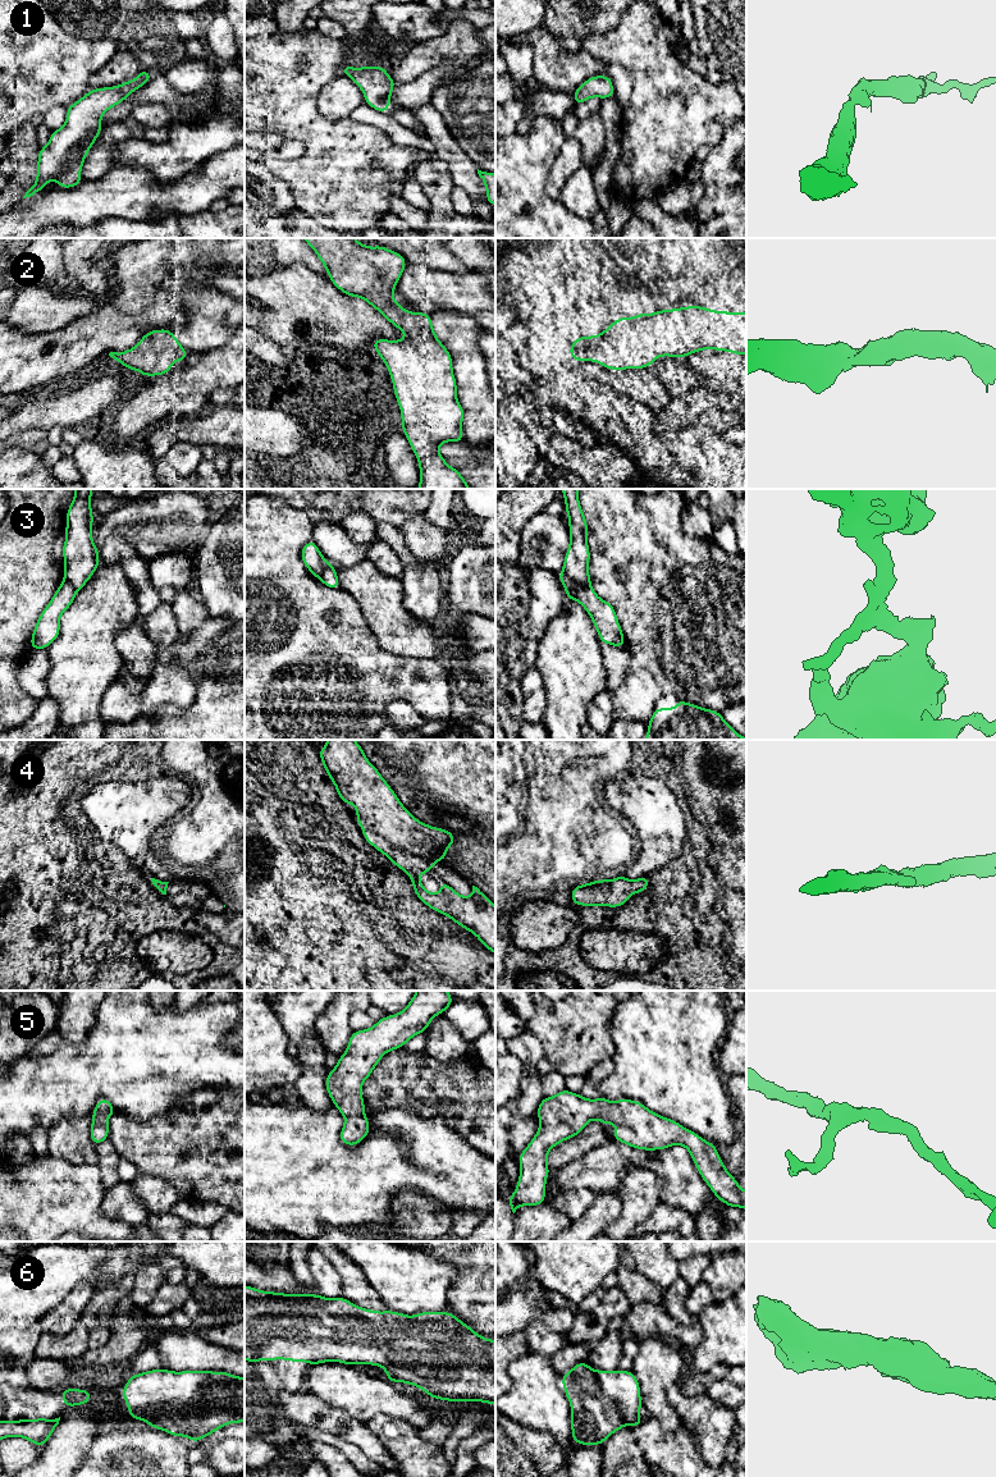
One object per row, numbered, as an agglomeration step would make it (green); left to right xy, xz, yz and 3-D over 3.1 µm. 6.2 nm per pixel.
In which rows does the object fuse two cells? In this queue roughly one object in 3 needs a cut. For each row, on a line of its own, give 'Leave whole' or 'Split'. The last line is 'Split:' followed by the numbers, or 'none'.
1: Leave whole
2: Leave whole
3: Split
4: Leave whole
5: Leave whole
6: Leave whole
Split: 3

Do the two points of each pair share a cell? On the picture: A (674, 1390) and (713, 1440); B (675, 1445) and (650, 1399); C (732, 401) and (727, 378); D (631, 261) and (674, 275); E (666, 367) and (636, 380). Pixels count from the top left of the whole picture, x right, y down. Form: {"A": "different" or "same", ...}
{"A": "same", "B": "different", "C": "different", "D": "different", "E": "different"}

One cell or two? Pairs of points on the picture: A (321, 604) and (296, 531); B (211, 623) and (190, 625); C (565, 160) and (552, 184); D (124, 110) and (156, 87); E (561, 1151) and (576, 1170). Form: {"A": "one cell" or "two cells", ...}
{"A": "one cell", "B": "two cells", "C": "one cell", "D": "one cell", "E": "two cells"}

